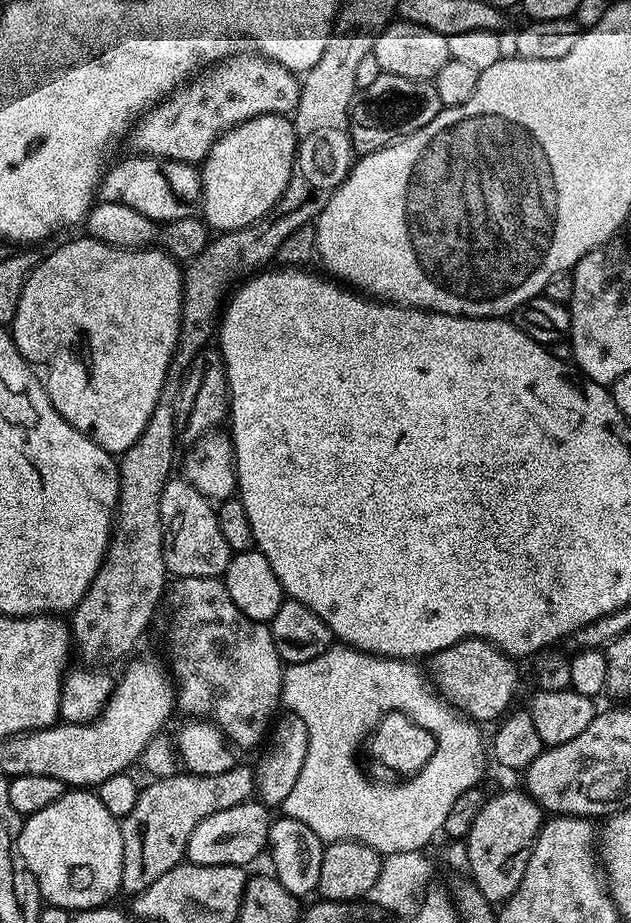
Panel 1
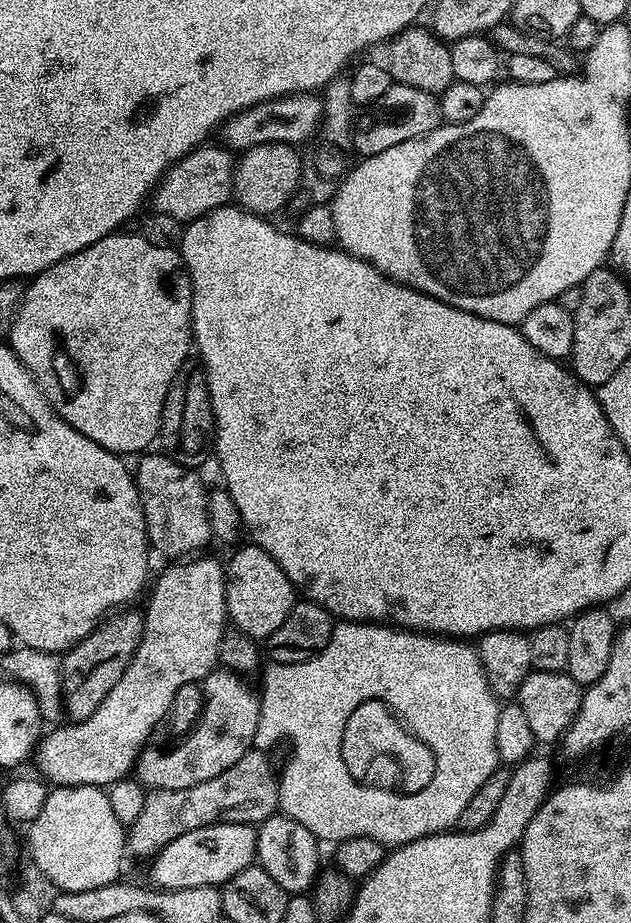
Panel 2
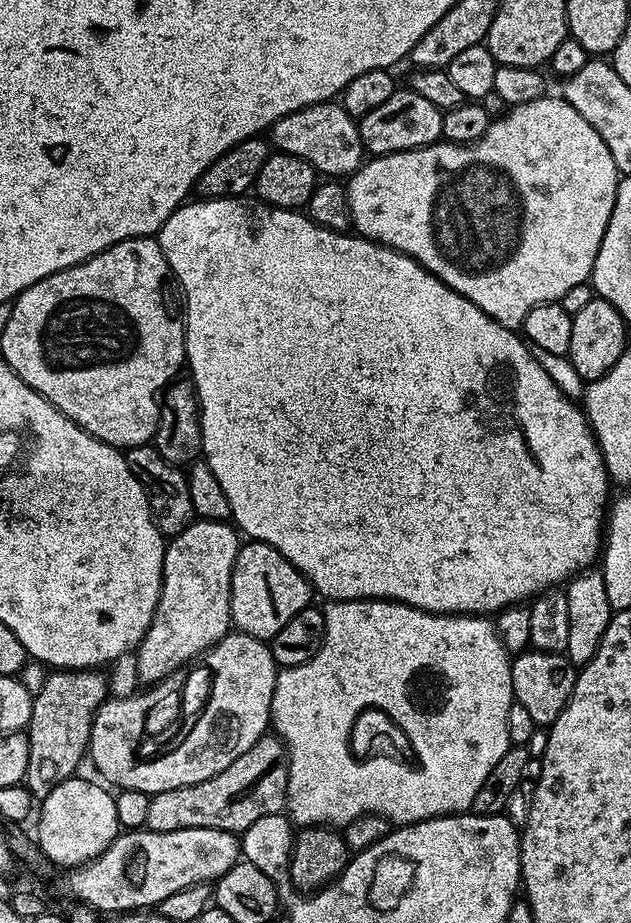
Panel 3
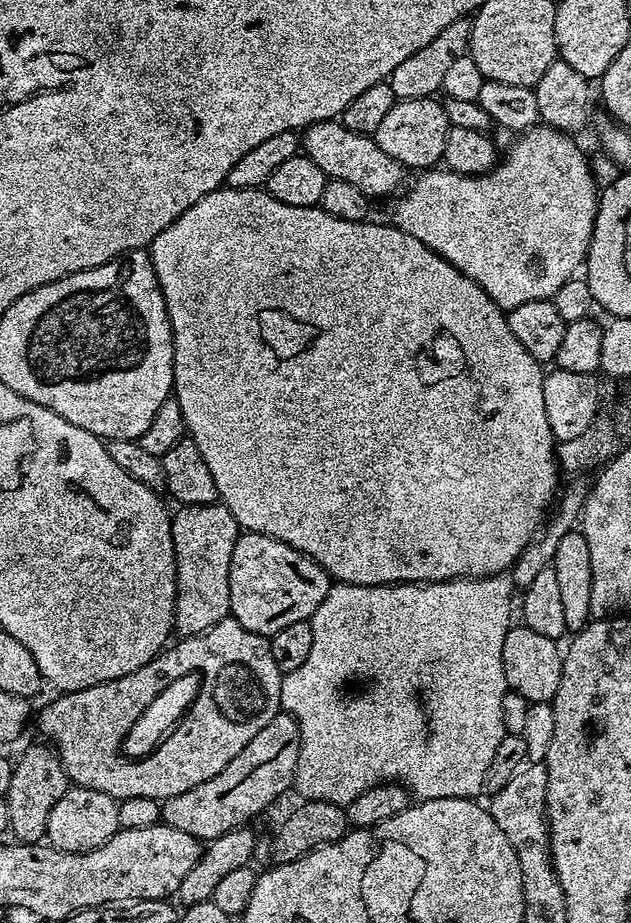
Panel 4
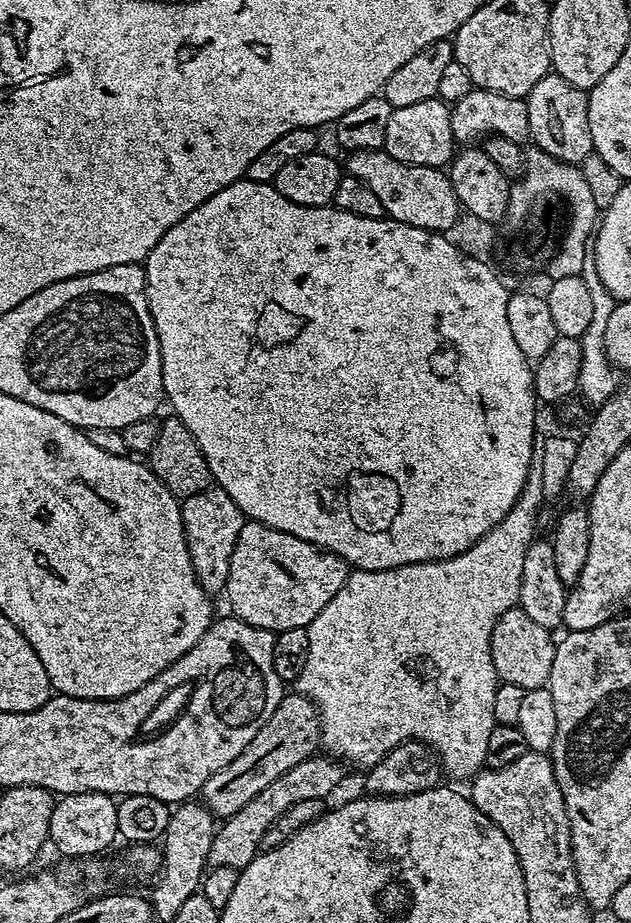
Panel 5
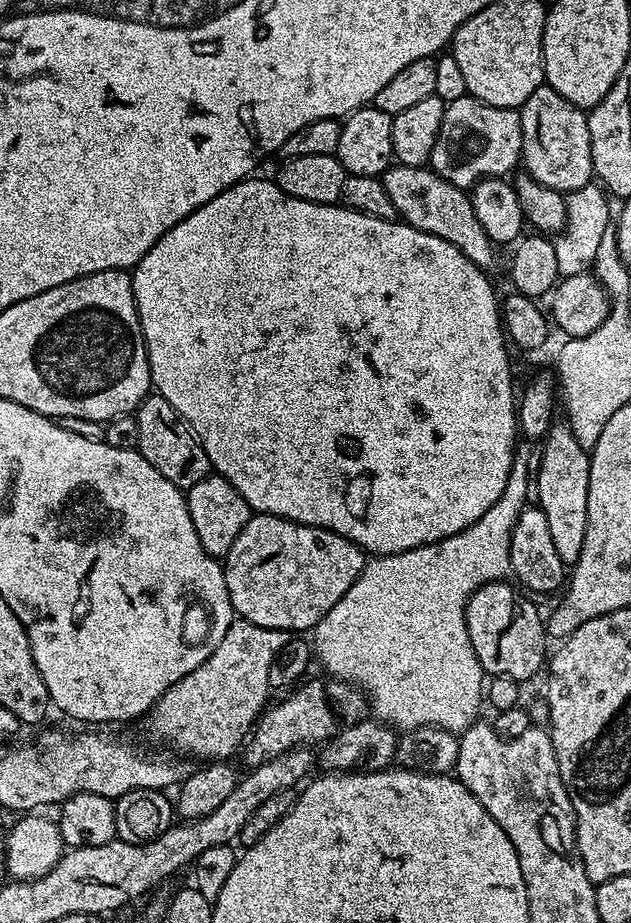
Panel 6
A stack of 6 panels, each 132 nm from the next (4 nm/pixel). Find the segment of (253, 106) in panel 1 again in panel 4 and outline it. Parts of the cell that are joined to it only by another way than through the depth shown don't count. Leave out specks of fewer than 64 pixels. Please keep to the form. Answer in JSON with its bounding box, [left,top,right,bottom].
[302,119,405,198]

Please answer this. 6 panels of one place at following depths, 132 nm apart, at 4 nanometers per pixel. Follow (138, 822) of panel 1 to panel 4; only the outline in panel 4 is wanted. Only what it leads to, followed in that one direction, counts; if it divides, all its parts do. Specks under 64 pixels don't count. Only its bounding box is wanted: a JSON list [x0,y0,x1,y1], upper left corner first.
[160,711,300,842]

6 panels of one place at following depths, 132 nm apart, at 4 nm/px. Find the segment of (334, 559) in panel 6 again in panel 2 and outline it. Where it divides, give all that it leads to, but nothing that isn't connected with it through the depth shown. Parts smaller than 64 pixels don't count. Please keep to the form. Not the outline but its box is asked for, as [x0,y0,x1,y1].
[224,542,298,642]

